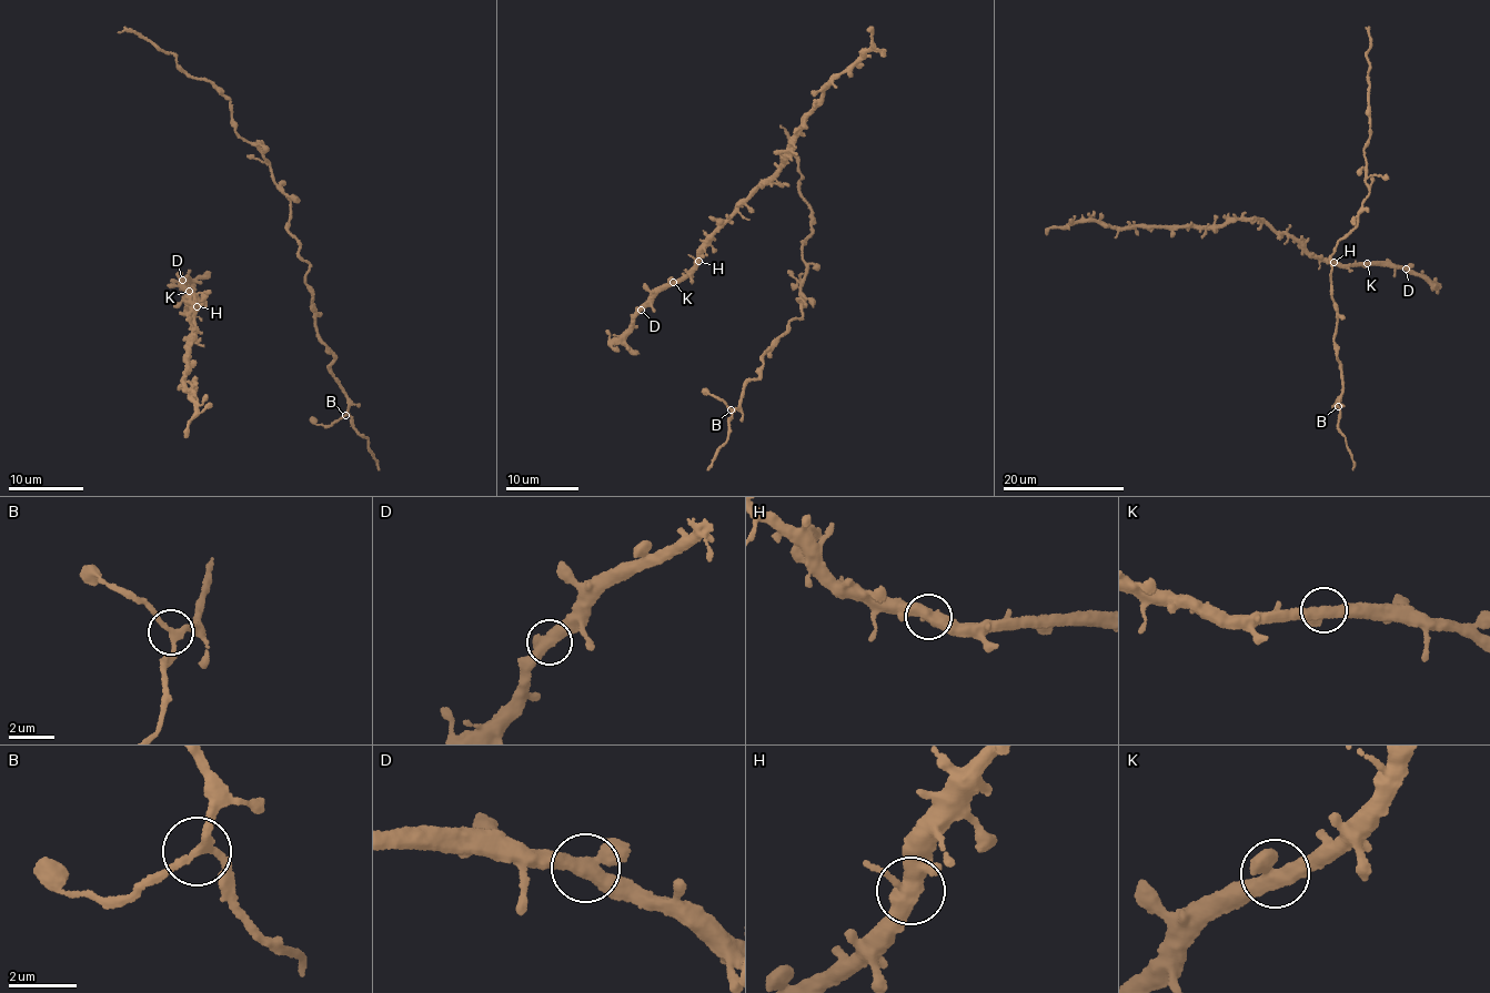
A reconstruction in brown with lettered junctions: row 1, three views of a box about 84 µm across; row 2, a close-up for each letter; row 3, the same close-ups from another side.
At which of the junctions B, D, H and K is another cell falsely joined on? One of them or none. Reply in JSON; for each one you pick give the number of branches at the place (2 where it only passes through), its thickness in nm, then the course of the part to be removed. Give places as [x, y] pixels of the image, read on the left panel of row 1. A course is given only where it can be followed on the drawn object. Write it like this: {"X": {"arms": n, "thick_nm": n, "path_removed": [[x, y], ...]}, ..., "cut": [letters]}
{"cut": []}

